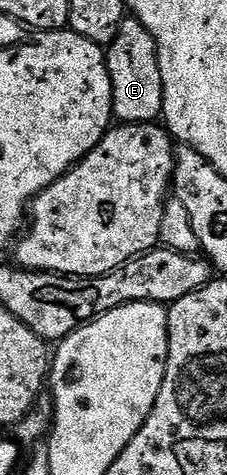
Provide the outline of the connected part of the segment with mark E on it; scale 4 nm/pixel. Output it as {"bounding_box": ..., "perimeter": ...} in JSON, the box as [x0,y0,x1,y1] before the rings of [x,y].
{"bounding_box":[105,18,164,124],"perimeter":[[[127,18],[120,34],[105,49],[106,65],[112,82],[113,119],[124,124],[148,124],[162,114],[164,90],[160,82],[160,62],[152,34],[139,20]]]}

